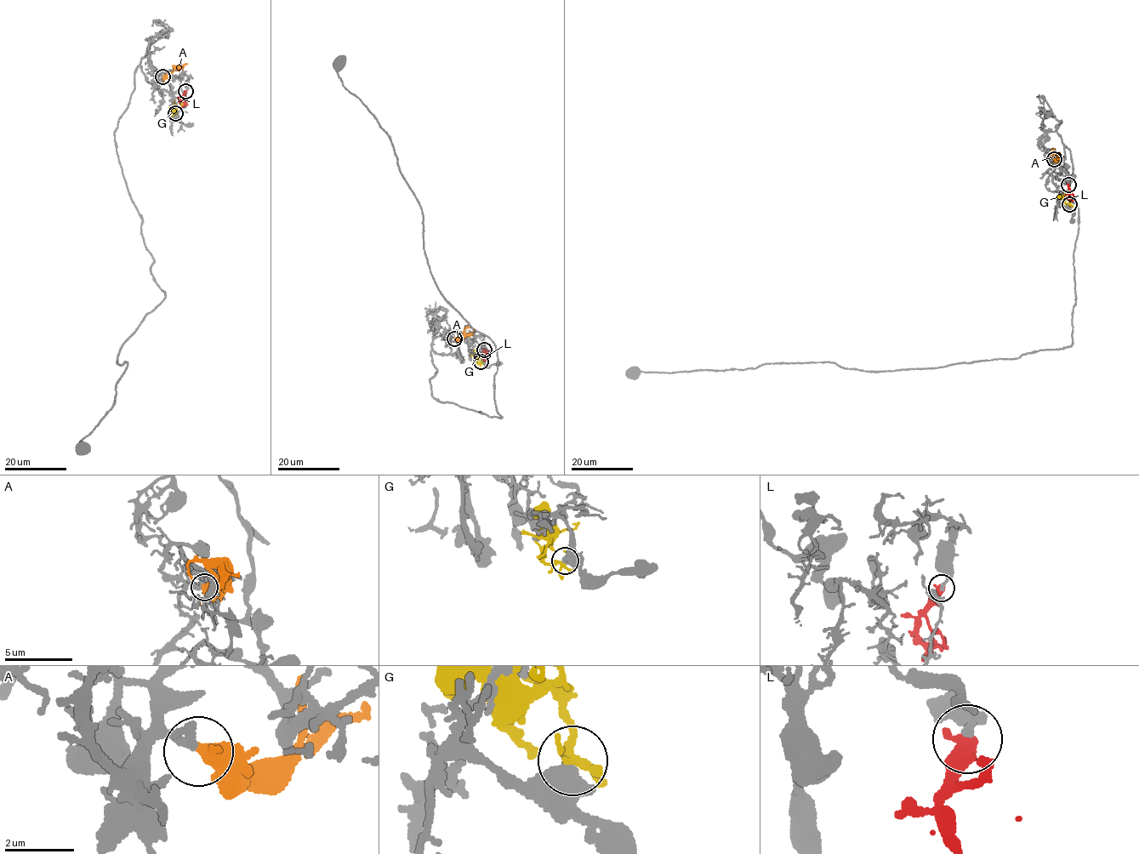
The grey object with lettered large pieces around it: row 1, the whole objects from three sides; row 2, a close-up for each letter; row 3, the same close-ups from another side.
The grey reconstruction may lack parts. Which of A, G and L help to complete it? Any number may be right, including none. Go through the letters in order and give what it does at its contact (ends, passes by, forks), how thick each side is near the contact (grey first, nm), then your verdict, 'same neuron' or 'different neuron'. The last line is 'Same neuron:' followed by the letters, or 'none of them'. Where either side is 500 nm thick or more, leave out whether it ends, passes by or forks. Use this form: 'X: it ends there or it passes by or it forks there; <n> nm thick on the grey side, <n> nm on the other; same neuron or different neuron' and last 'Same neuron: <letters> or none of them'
A: it passes by; 320 nm thick on the grey side, 440 nm on the other; same neuron
G: 650 nm thick on the grey side, 200 nm on the other; different neuron
L: 240 nm thick on the grey side, 550 nm on the other; different neuron
Same neuron: A

